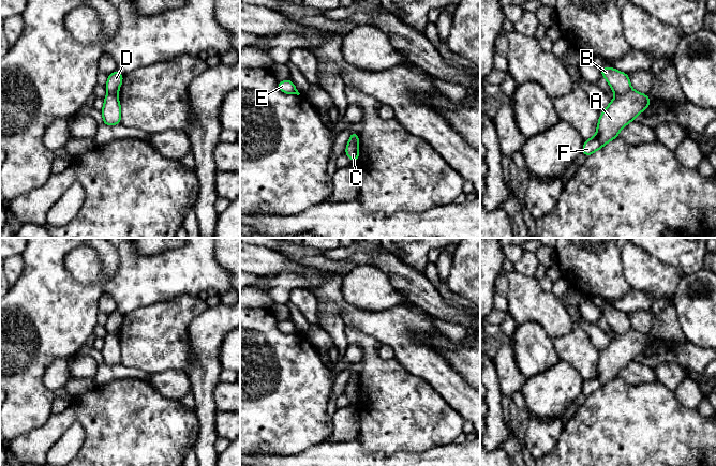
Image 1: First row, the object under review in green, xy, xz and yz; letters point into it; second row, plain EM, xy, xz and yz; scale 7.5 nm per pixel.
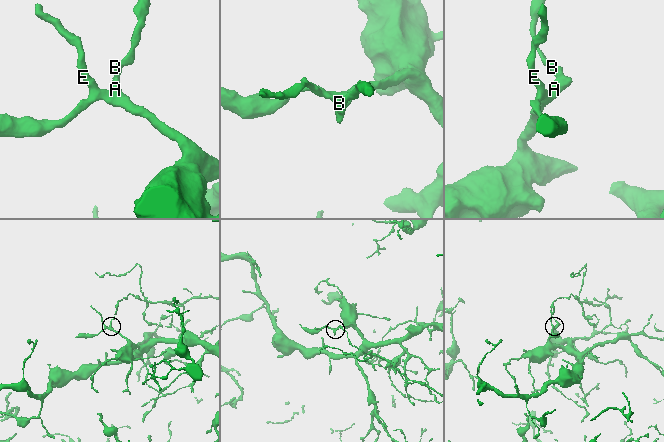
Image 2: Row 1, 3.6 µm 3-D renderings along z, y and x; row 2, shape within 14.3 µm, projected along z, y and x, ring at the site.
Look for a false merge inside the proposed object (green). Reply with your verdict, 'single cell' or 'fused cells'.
fused cells

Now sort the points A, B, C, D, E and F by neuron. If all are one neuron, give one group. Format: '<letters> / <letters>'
A C E F / B D

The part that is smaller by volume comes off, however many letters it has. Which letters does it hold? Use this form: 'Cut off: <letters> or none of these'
Cut off: B, D

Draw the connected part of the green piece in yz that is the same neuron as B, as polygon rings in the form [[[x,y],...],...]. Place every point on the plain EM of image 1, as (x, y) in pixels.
[[[605,306],[600,313],[610,325],[612,332],[616,335],[623,335],[631,329],[629,315],[626,313],[620,312],[610,306]]]

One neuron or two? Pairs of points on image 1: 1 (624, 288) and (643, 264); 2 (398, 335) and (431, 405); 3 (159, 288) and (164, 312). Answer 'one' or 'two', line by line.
1: two
2: two
3: two

